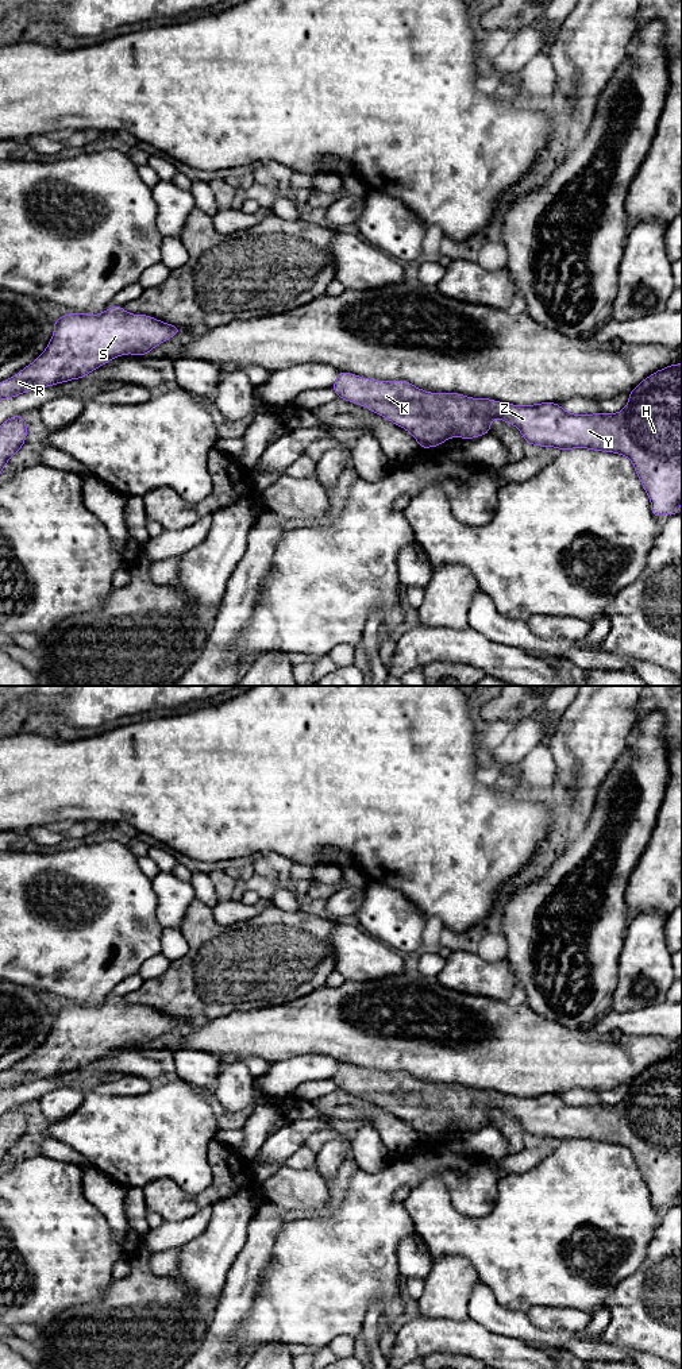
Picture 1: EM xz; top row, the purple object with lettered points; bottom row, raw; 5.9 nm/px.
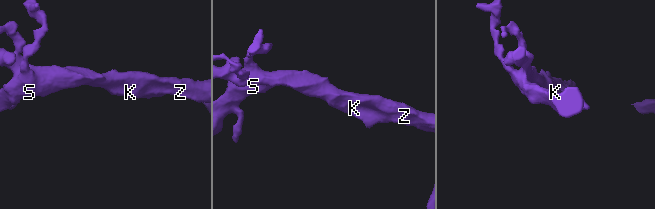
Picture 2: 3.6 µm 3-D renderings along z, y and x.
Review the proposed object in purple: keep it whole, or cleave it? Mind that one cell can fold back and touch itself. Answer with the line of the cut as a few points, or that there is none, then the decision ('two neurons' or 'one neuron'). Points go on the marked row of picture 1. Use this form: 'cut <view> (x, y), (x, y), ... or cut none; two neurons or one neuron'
cut none; one neuron

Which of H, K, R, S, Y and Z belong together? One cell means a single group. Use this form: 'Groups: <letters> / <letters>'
Groups: H K R S Y Z

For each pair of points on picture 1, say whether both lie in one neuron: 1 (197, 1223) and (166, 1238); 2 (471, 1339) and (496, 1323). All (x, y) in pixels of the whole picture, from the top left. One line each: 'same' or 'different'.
1: same
2: different

